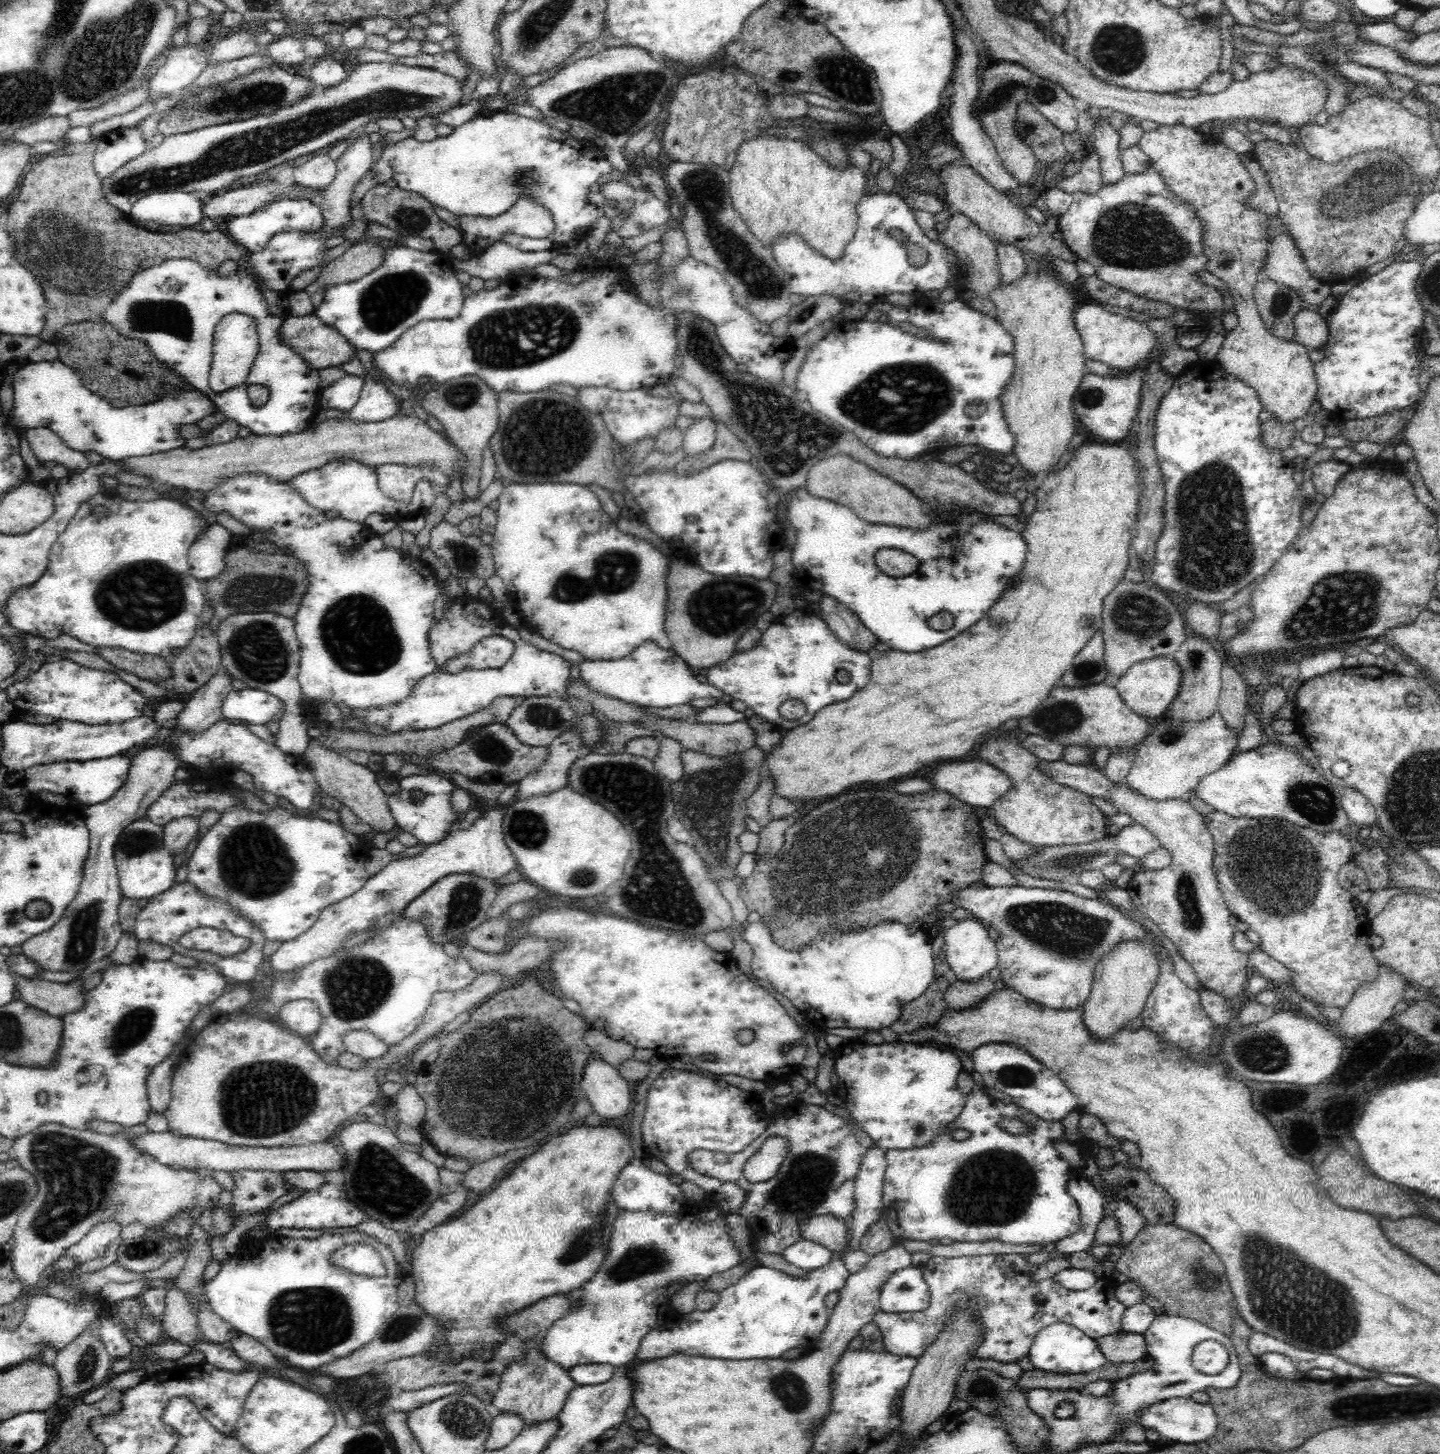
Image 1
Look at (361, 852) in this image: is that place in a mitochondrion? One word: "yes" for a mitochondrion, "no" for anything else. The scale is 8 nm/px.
no

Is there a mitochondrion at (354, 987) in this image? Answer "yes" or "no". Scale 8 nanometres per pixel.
yes

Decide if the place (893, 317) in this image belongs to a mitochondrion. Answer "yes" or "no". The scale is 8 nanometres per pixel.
no

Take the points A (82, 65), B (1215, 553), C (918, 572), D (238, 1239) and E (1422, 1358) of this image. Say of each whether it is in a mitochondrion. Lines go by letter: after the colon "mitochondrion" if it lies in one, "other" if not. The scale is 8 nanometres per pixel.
A: mitochondrion
B: mitochondrion
C: other
D: other
E: other

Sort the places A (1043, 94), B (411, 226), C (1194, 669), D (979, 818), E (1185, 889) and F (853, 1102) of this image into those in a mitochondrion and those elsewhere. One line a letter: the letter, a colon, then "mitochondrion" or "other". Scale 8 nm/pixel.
A: mitochondrion
B: other
C: mitochondrion
D: other
E: mitochondrion
F: other

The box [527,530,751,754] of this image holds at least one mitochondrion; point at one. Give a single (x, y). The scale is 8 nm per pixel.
(613, 572)

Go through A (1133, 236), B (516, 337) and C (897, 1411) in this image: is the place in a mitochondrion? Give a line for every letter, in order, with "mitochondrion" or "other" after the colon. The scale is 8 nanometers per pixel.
A: mitochondrion
B: mitochondrion
C: other

